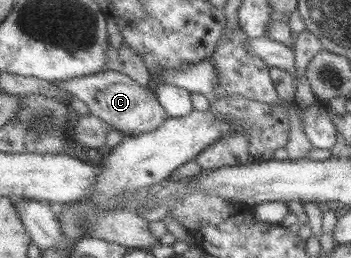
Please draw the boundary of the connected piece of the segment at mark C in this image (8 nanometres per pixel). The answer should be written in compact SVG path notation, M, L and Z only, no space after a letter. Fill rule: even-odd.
M105 70L86 77L57 81L56 86L88 105L91 114L108 122L126 135L155 132L170 117L156 91L117 70Z

